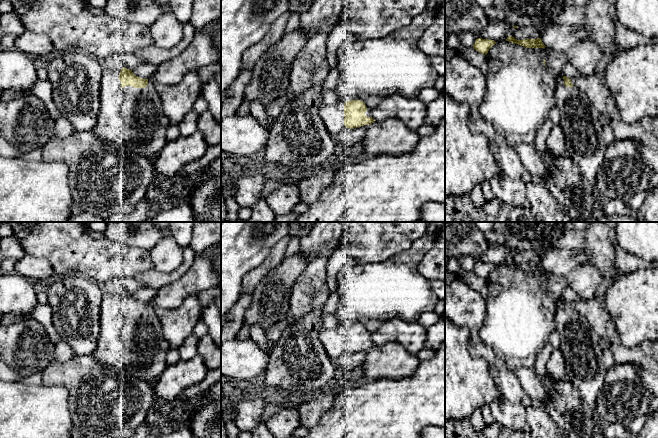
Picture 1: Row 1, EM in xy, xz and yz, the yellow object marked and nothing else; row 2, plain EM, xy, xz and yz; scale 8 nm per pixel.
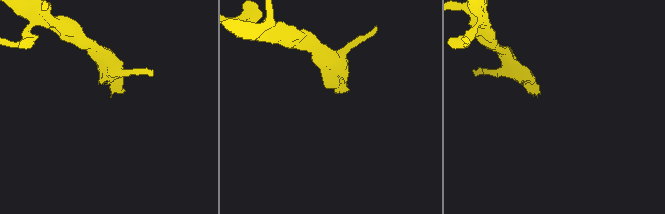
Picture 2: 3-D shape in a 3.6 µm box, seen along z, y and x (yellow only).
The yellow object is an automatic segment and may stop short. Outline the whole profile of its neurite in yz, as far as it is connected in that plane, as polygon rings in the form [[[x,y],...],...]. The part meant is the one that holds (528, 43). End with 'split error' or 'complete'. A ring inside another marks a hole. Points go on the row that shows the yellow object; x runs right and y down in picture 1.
[[[509,36],[507,37],[506,41],[521,45],[526,48],[545,48],[546,47],[543,44],[541,38],[517,40],[513,36]]]; complete

